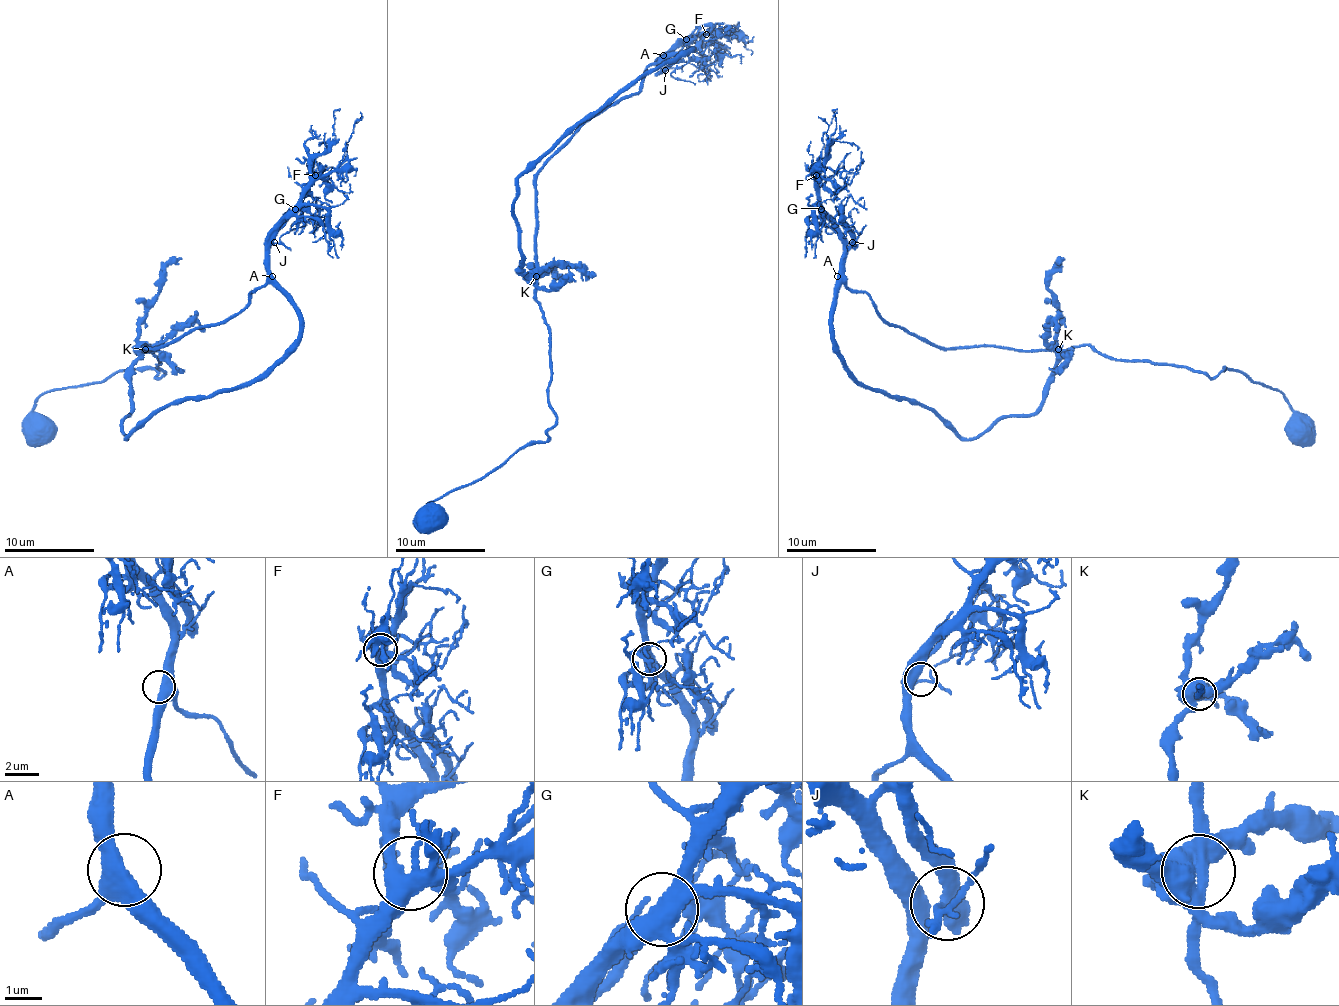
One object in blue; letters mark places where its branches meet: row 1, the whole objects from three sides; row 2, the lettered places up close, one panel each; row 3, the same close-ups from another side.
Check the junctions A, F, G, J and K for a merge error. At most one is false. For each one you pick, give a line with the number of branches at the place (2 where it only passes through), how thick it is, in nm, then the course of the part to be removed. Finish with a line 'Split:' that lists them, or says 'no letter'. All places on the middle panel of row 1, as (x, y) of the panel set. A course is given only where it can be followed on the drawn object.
Split: no letter

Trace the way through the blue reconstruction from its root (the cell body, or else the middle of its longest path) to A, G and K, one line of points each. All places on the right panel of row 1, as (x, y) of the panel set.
A: (1303, 433), (1289, 401), (1242, 372), (1114, 361), (1088, 345), (935, 348), (837, 276)
G: (1303, 433), (1278, 390), (1235, 370), (1209, 377), (1088, 345), (935, 348), (846, 285), (843, 233), (821, 209)
K: (1303, 433), (1307, 424), (1289, 401), (1242, 372), (1209, 377), (1184, 365), (1114, 361), (1088, 345), (1058, 350)

